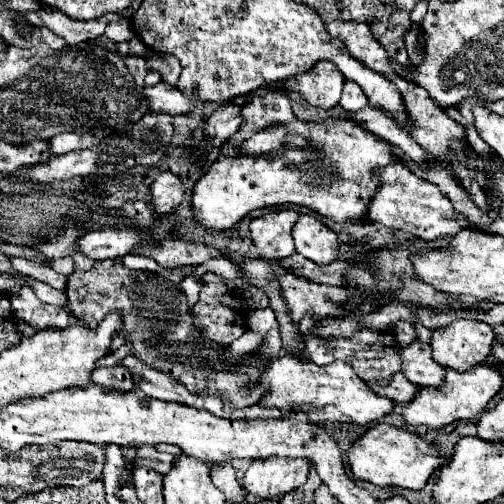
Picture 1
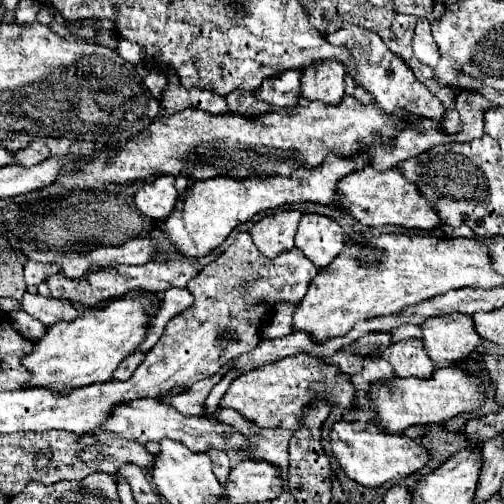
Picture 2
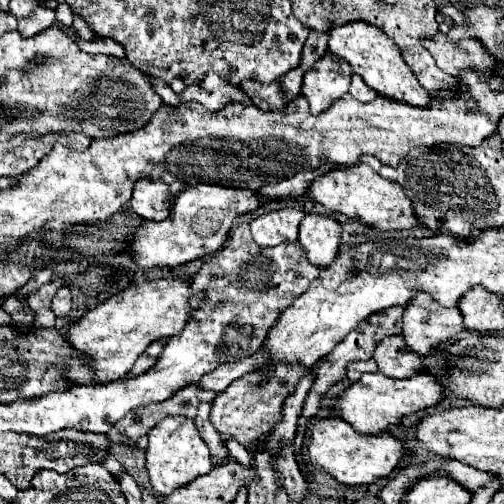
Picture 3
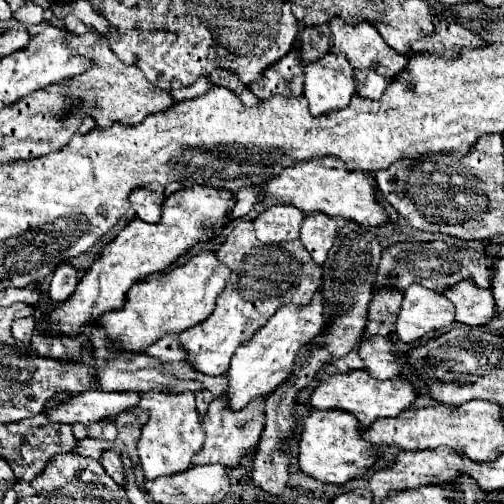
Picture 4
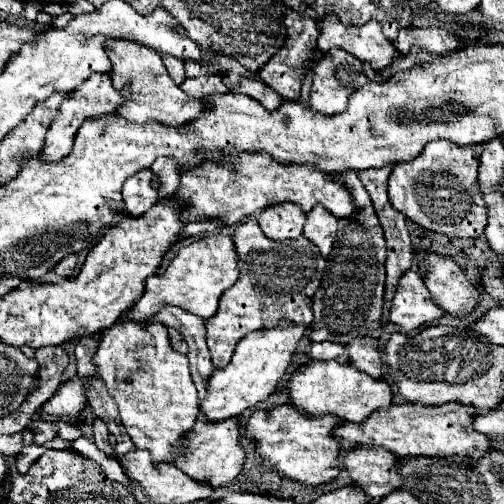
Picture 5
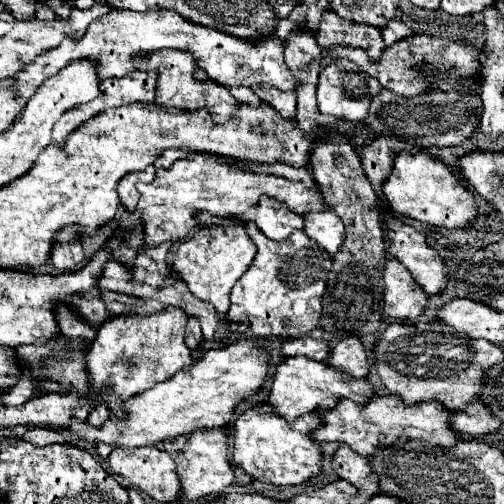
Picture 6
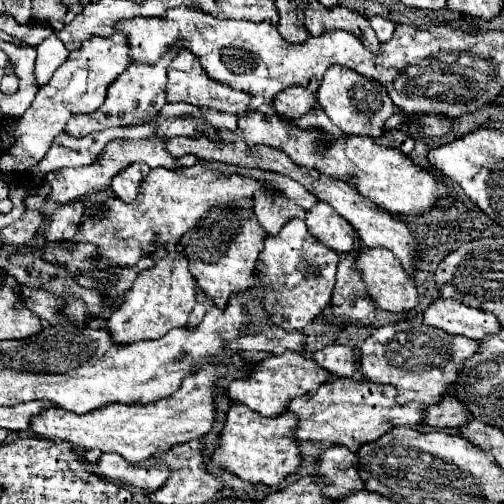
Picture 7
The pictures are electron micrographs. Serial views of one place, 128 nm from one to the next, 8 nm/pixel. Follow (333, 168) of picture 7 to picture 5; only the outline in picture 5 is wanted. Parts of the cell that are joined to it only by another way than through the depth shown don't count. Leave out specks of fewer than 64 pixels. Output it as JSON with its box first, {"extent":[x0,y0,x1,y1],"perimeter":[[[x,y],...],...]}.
{"extent":[390,140,488,238],"perimeter":[[[432,140],[420,156],[396,164],[390,172],[390,204],[424,230],[456,238],[478,238],[488,224],[488,210],[478,184],[480,158],[474,148],[476,146],[458,146],[448,140]]]}

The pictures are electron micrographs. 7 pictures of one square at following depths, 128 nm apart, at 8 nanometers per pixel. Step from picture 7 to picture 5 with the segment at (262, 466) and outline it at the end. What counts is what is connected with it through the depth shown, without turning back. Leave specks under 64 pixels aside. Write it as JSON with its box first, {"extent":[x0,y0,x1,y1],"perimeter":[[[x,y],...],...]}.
{"extent":[246,404,340,486],"perimeter":[[[285,404],[272,412],[254,412],[246,426],[246,438],[256,442],[258,454],[266,466],[274,466],[280,474],[302,484],[316,486],[332,482],[340,474],[340,442],[332,436],[338,424],[338,416],[304,416],[300,410]]]}

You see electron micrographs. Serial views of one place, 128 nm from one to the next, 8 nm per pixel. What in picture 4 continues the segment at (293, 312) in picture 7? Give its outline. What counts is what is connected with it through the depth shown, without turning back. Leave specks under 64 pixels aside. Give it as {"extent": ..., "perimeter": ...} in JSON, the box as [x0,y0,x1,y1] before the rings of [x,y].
{"extent":[180,220,322,376],"perimeter":[[[238,220],[234,222],[226,242],[216,250],[218,260],[230,268],[230,278],[228,284],[224,286],[222,294],[216,300],[216,308],[212,312],[212,316],[208,316],[208,320],[196,324],[194,328],[188,328],[184,332],[180,332],[180,344],[186,350],[186,362],[202,374],[210,374],[210,376],[218,376],[224,374],[230,366],[230,358],[234,356],[236,348],[240,344],[244,344],[244,340],[248,340],[248,336],[252,336],[252,332],[256,332],[256,328],[262,328],[272,316],[274,312],[284,306],[284,304],[308,304],[316,292],[316,288],[322,282],[322,266],[314,264],[308,250],[302,246],[300,240],[294,242],[284,242],[284,244],[260,244],[260,240],[254,236],[254,224],[250,220]]]}

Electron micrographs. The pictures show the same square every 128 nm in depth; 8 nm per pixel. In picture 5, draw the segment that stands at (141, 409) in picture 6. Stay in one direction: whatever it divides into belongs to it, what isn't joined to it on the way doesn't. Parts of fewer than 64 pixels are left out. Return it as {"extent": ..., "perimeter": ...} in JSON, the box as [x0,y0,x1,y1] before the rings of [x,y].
{"extent":[200,320,306,422],"perimeter":[[[280,320],[276,328],[264,328],[244,336],[236,344],[230,364],[224,370],[214,370],[212,378],[208,380],[208,396],[200,404],[200,412],[206,414],[208,420],[216,422],[240,416],[254,404],[264,402],[276,390],[276,384],[280,382],[284,370],[288,368],[292,354],[296,352],[304,332],[306,326],[296,326],[290,320]]]}

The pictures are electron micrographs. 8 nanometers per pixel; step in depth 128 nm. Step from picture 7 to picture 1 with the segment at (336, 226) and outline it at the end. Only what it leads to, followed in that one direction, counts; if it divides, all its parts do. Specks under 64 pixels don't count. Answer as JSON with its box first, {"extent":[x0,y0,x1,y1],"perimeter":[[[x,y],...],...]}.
{"extent":[292,216,338,266],"perimeter":[[[300,216],[292,228],[296,252],[314,264],[326,266],[338,256],[338,236],[314,216]]]}

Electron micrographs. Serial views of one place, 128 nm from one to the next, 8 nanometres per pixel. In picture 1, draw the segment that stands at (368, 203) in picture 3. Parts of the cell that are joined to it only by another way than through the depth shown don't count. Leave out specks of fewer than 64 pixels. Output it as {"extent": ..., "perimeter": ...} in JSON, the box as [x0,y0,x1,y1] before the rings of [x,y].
{"extent":[368,162,474,242],"perimeter":[[[392,162],[392,164],[384,166],[378,172],[378,176],[382,178],[382,184],[370,202],[368,220],[410,232],[416,238],[422,238],[426,242],[438,240],[444,236],[454,236],[464,228],[474,228],[468,218],[454,212],[452,202],[438,190],[436,184],[430,184],[430,182],[418,178],[406,164]]]}

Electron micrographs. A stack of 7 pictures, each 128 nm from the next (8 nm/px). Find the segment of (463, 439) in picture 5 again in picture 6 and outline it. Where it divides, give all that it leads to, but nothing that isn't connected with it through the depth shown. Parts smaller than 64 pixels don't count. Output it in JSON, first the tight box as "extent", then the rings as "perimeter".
{"extent":[314,396,460,456],"perimeter":[[[374,396],[368,406],[360,406],[352,400],[340,400],[334,410],[316,412],[322,418],[322,426],[314,430],[314,440],[318,442],[344,442],[354,452],[360,452],[362,456],[374,456],[376,448],[408,442],[408,440],[422,440],[430,442],[434,446],[450,448],[456,440],[460,440],[460,434],[452,430],[450,426],[450,410],[444,408],[444,404],[436,402],[420,402],[420,404],[404,404],[398,396]]]}

